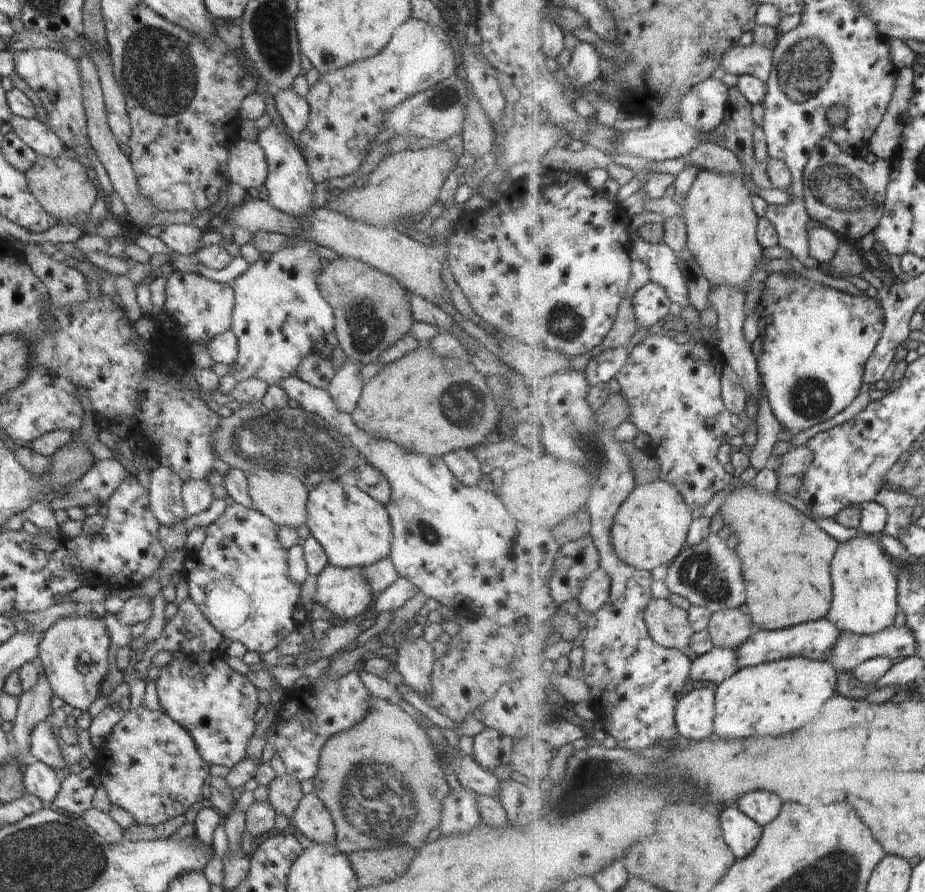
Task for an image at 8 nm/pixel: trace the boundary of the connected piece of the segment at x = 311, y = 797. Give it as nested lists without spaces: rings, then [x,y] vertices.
[[[303,794],[294,816],[290,819],[291,829],[298,829],[315,844],[336,844],[335,826],[324,804],[313,794]]]

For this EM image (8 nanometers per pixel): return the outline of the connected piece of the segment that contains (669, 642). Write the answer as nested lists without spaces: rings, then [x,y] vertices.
[[[653,598],[646,614],[651,636],[668,650],[686,650],[692,648],[694,628],[690,622],[689,610],[684,610],[670,600]]]

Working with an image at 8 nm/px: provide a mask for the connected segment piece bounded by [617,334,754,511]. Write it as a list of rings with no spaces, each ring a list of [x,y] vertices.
[[[656,334],[649,335],[641,344],[635,346],[631,352],[628,364],[618,374],[621,385],[621,393],[626,394],[632,412],[630,421],[642,432],[654,436],[655,444],[651,449],[660,458],[662,464],[661,480],[670,482],[678,490],[682,490],[686,502],[691,510],[704,508],[710,502],[713,503],[714,496],[722,493],[724,488],[736,481],[736,477],[728,474],[726,466],[718,460],[718,452],[724,444],[732,442],[734,436],[744,436],[754,422],[748,416],[746,410],[740,414],[733,414],[726,408],[722,398],[722,374],[715,372],[714,352],[712,346],[705,343],[689,342],[680,344],[672,335]]]

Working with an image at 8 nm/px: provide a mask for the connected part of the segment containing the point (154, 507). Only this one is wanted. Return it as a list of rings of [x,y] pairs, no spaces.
[[[158,466],[150,473],[150,489],[148,489],[150,510],[158,520],[158,524],[172,526],[178,524],[180,520],[186,520],[188,515],[181,496],[184,483],[180,480],[180,476],[166,466]]]

